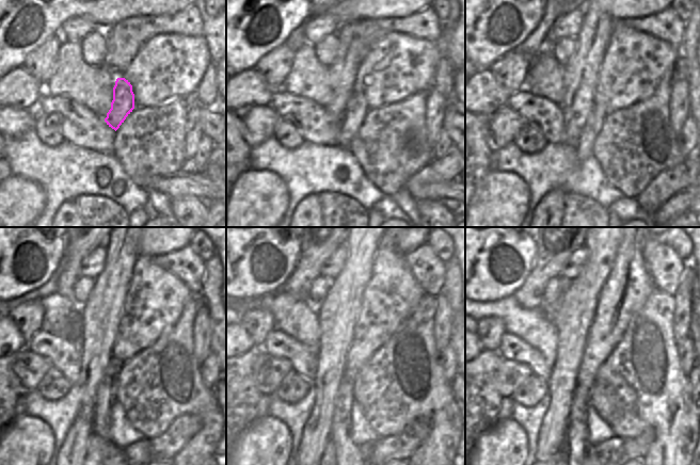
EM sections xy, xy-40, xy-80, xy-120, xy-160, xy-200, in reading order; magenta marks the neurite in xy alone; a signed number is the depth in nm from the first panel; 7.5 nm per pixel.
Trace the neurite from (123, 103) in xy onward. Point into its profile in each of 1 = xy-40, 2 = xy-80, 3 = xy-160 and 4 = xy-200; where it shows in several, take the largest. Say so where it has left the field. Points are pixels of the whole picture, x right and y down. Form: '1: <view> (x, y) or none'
1: xy-40 (358, 108)
2: xy-80 (595, 118)
3: xy-160 (339, 436)
4: xy-200 (577, 434)

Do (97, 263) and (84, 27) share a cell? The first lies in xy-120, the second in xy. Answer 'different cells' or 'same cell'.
same cell

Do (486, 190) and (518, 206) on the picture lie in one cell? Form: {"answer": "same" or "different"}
{"answer": "same"}

